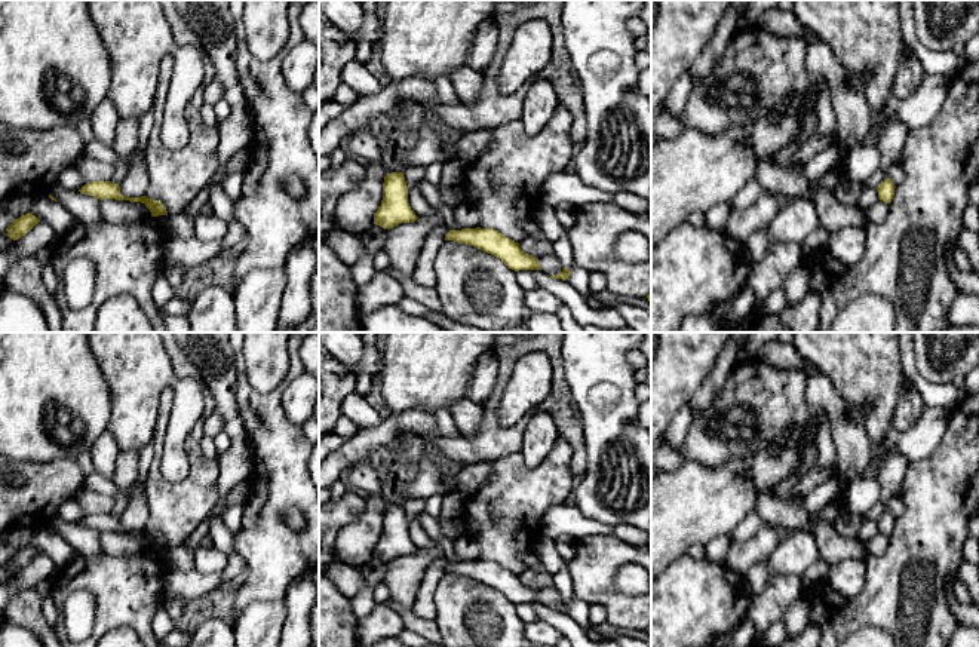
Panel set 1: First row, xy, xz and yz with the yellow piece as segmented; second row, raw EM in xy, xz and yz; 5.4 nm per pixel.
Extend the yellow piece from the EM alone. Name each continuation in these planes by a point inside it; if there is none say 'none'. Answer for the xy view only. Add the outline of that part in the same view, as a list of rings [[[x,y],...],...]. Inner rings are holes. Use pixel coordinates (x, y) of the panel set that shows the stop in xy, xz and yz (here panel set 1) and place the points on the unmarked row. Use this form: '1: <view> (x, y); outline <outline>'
1: xy (125, 474); outline [[[120,450],[113,481],[116,482],[119,493],[114,497],[114,506],[111,515],[120,516],[128,506],[128,494],[134,488],[135,481],[138,479],[138,463],[141,460],[141,450]]]

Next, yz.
1: yz (890, 469); outline [[[896,453],[875,460],[875,466],[875,479],[881,485],[881,496],[878,503],[863,516],[863,521],[877,521],[887,510],[887,503],[900,496],[909,462]]]

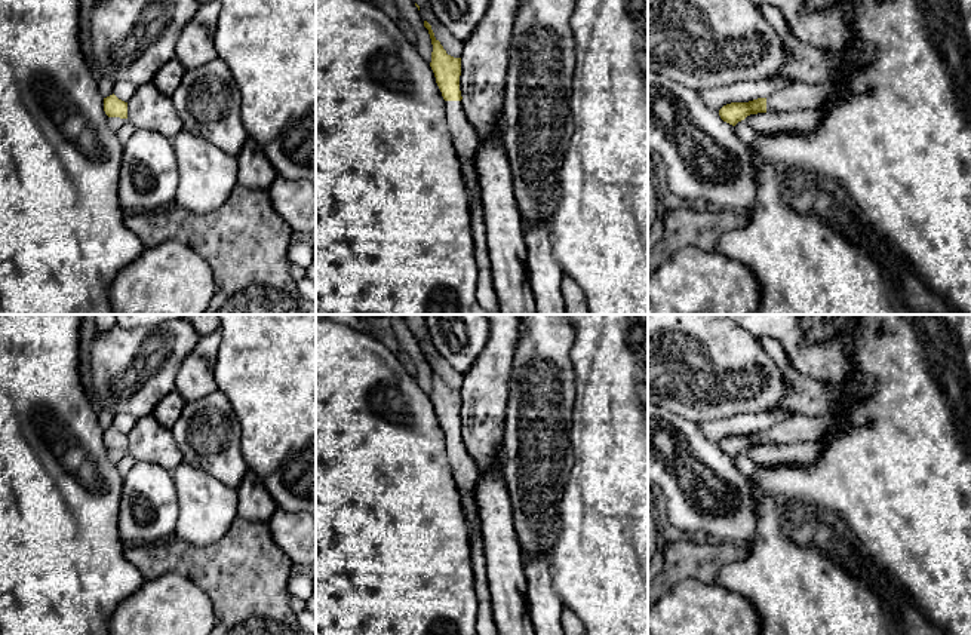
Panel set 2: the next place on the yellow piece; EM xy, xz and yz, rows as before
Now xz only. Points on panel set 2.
1: xz (464, 469); outline [[[445,433],[445,441],[448,460],[468,524],[470,540],[473,540],[477,518],[476,504],[473,501],[473,488],[480,479],[479,467],[464,448],[463,433]]]

